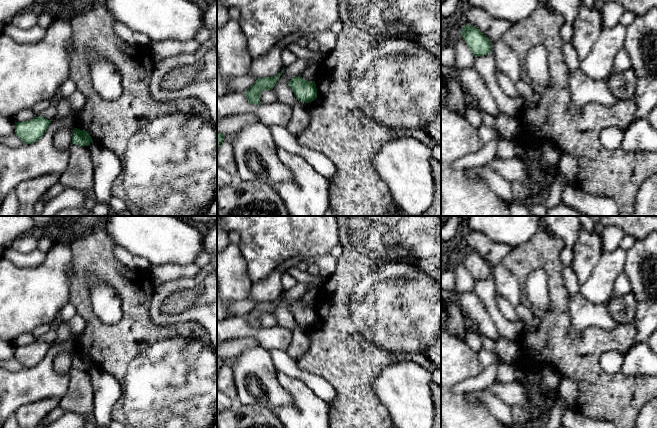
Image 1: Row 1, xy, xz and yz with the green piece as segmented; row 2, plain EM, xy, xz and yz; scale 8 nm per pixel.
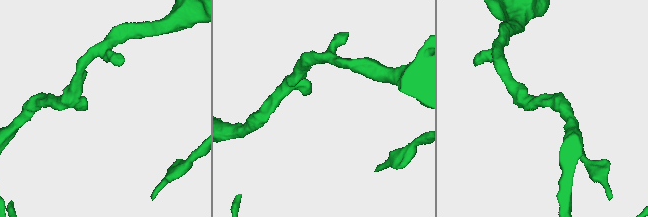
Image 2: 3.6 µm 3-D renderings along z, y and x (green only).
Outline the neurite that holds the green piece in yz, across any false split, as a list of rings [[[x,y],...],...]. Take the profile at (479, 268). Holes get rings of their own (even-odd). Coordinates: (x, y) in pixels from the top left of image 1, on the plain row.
[[[464,249],[461,258],[474,281],[487,279],[492,275],[492,267],[475,250]]]

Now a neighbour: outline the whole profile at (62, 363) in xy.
[[[73,352],[58,353],[53,360],[53,368],[56,373],[65,375],[72,368]]]

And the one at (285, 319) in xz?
[[[297,283],[290,290],[284,291],[282,299],[272,313],[277,319],[278,326],[292,331],[294,330],[297,323],[288,307],[292,302],[299,300],[311,288],[313,286],[310,284]]]

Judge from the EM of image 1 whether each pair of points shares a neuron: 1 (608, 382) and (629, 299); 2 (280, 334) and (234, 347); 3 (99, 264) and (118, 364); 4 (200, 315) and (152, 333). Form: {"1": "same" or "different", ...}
{"1": "different", "2": "different", "3": "same", "4": "different"}

